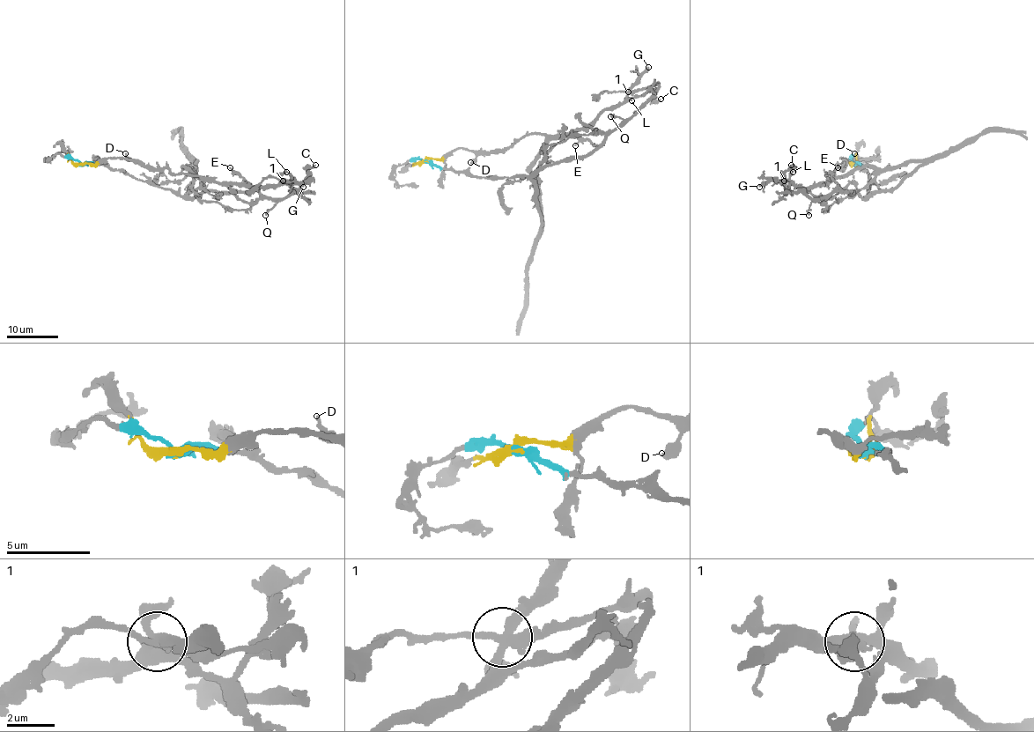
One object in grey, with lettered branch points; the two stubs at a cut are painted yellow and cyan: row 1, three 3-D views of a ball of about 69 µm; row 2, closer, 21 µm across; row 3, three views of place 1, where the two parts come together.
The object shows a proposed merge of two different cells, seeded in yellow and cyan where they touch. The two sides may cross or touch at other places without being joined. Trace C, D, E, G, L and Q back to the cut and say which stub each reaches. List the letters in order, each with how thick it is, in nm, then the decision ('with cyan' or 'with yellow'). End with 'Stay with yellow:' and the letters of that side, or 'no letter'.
C: 240 nm | with yellow
D: 220 nm | with yellow
E: 170 nm | with cyan
G: 360 nm | with yellow
L: 300 nm | with yellow
Q: 240 nm | with cyan
Stay with yellow: C, D, G, L

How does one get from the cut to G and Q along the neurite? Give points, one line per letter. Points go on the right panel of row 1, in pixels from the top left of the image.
G: (853, 164), (840, 158), (842, 167), (826, 173), (825, 183), (797, 187), (789, 181), (766, 181), (759, 187)
Q: (853, 164), (859, 162), (868, 173), (868, 195), (862, 197), (857, 192), (835, 190), (812, 202), (808, 215)

